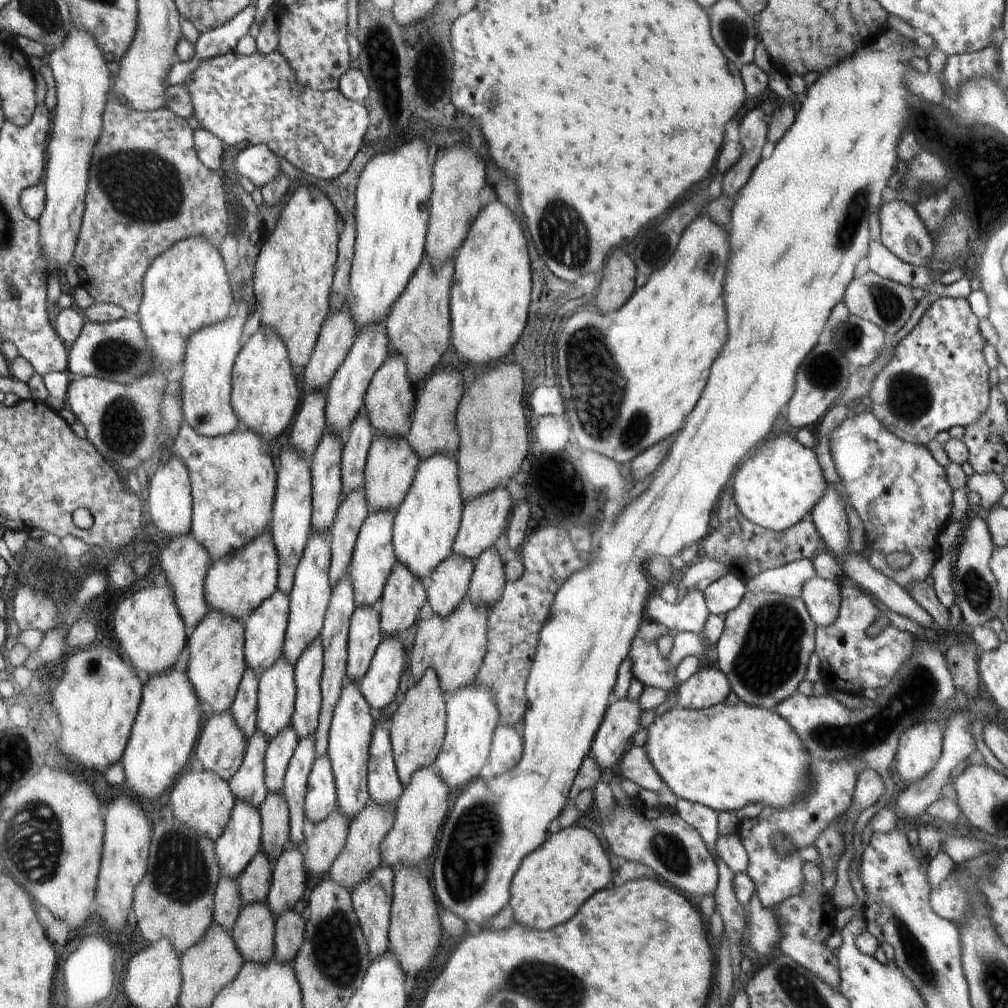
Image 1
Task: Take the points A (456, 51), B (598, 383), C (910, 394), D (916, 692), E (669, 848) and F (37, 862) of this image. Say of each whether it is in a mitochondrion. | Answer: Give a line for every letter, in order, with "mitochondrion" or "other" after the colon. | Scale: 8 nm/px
A: other
B: mitochondrion
C: mitochondrion
D: mitochondrion
E: mitochondrion
F: mitochondrion

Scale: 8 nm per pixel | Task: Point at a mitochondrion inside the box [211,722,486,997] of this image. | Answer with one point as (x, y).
(336, 954)

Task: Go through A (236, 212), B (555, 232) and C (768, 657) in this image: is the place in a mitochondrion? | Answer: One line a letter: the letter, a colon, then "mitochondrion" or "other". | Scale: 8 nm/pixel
A: mitochondrion
B: mitochondrion
C: mitochondrion

